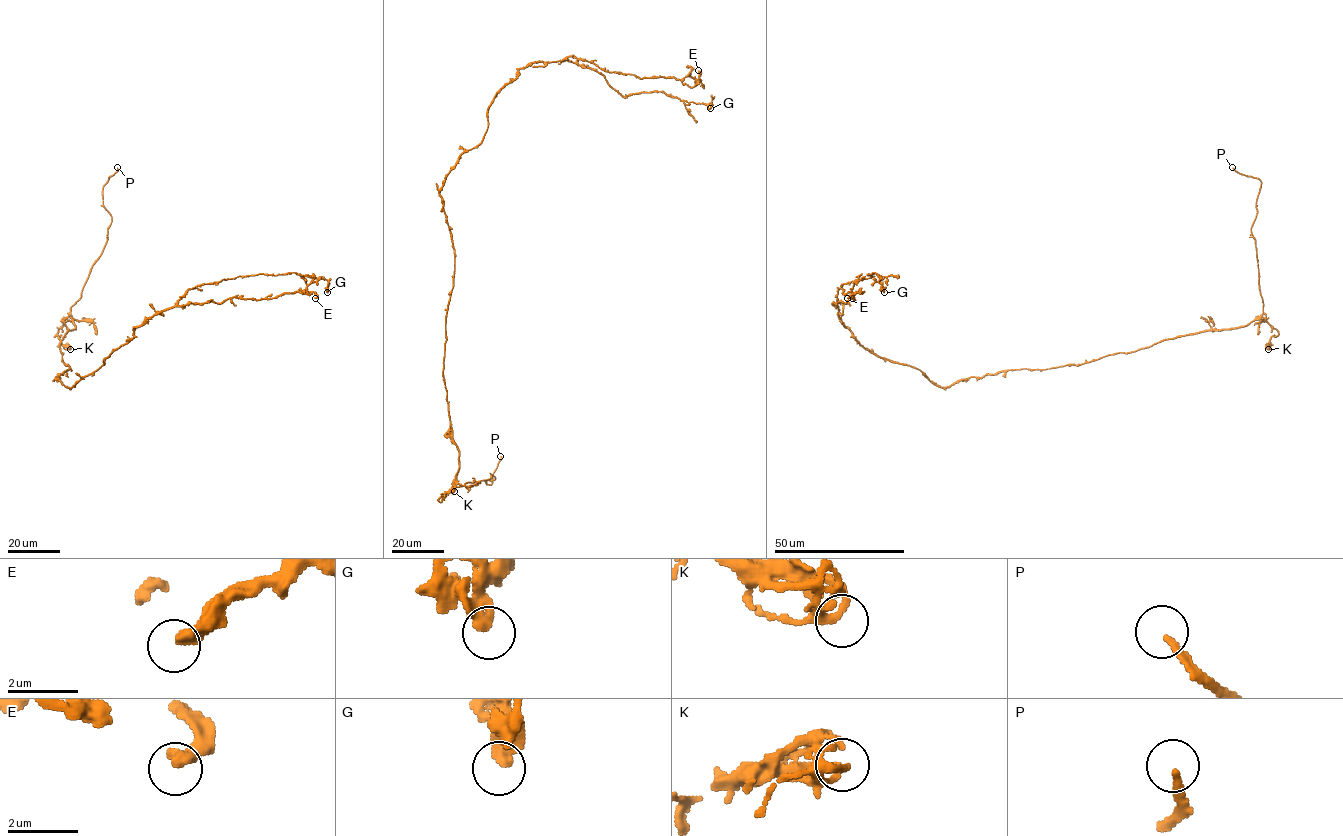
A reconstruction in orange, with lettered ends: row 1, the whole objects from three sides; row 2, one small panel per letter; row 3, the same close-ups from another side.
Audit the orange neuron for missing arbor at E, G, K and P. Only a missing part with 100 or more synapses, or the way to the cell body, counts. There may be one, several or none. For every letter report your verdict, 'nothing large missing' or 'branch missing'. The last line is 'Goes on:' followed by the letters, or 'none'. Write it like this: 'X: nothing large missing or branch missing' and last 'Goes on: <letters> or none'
E: nothing large missing
G: nothing large missing
K: nothing large missing
P: branch missing
Goes on: P

